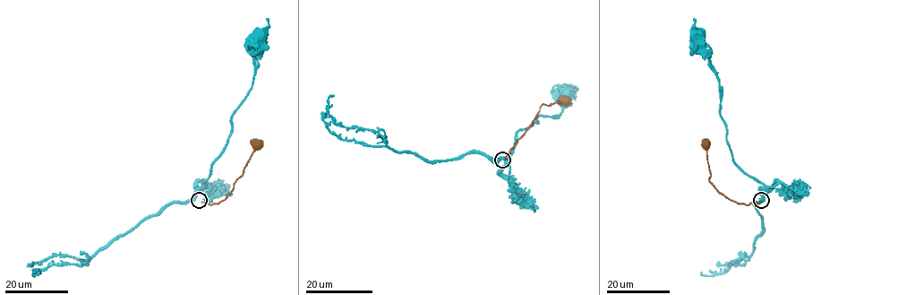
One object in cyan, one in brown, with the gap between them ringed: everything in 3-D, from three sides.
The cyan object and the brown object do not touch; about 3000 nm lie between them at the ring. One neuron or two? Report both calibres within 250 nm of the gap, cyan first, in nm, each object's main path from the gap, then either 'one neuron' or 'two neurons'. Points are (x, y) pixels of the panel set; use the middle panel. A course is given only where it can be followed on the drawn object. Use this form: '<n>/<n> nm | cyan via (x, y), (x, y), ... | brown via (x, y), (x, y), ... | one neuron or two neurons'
480/220 nm | cyan via (500, 160), (504, 159), (507, 162), (516, 133), (537, 123), (539, 116), (561, 113), (564, 92) | brown via (505, 159), (543, 104), (549, 106), (565, 99) | two neurons

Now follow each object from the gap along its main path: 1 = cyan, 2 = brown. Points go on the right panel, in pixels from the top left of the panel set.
1: (761, 198), (764, 186), (736, 163), (727, 143), (717, 72), (710, 59), (710, 47), (698, 36)
2: (760, 202), (738, 203), (719, 192), (709, 180), (711, 174), (705, 145)

